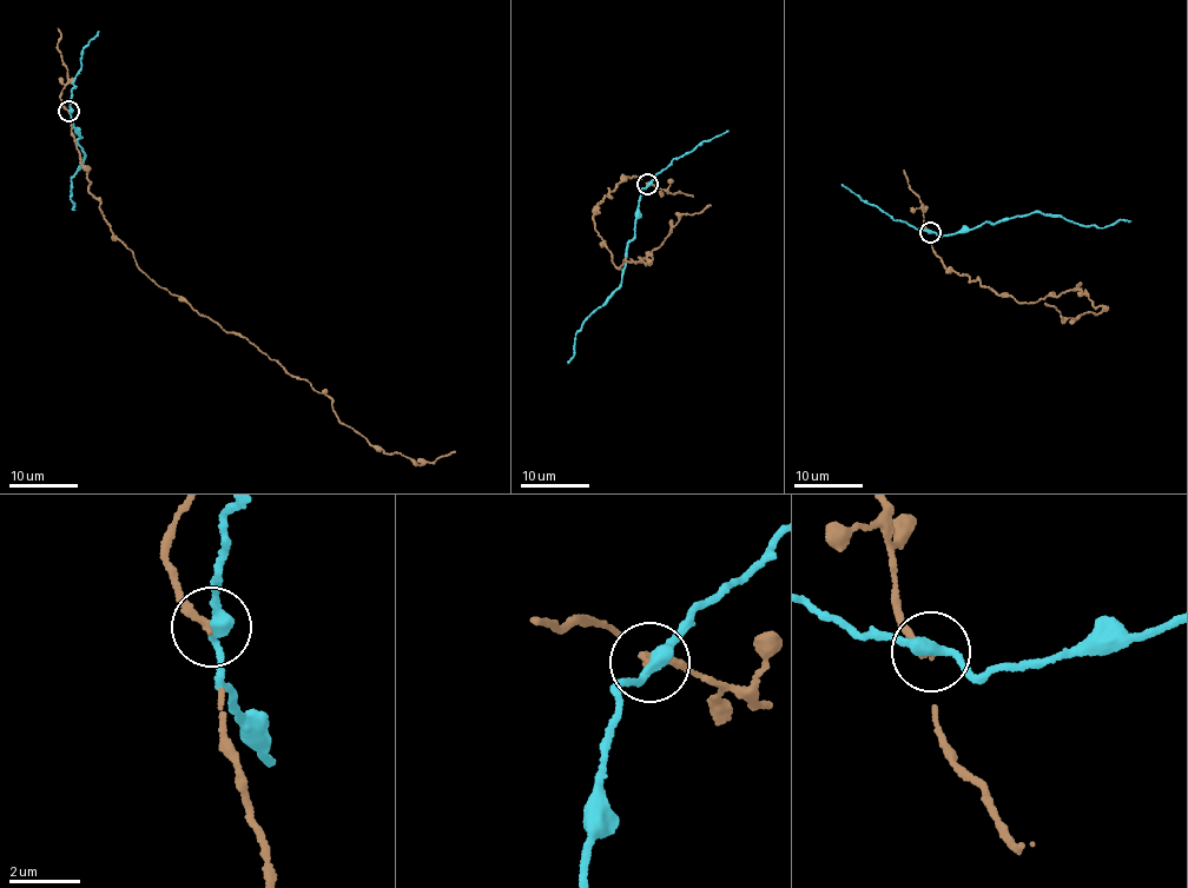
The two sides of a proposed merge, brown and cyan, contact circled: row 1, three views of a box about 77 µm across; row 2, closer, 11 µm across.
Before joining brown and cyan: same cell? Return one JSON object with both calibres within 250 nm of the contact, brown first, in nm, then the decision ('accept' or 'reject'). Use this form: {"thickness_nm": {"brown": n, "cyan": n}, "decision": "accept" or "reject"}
{"thickness_nm": {"brown": 200, "cyan": 320}, "decision": "reject"}

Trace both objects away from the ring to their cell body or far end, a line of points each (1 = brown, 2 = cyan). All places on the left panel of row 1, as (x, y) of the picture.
1: (70, 111), (88, 187), (139, 270), (331, 399), (340, 421), (383, 452), (402, 452), (420, 465), (454, 451)
2: (70, 111), (71, 121), (81, 138), (76, 140), (86, 154), (73, 177), (73, 211)

